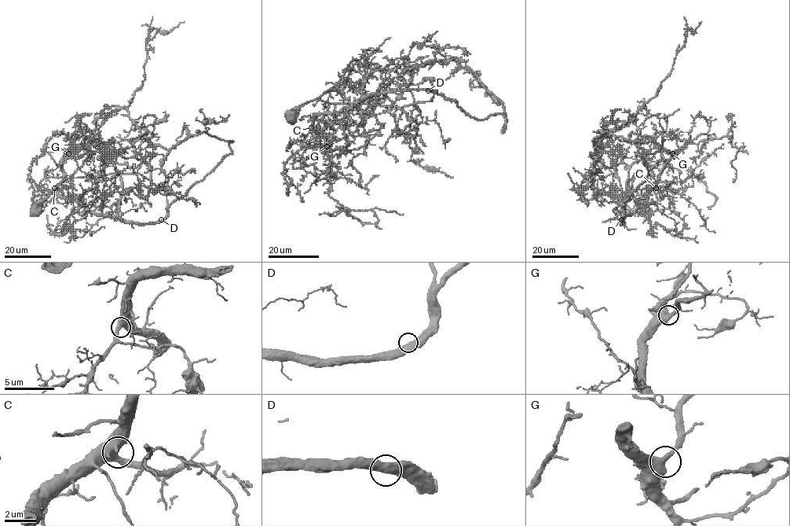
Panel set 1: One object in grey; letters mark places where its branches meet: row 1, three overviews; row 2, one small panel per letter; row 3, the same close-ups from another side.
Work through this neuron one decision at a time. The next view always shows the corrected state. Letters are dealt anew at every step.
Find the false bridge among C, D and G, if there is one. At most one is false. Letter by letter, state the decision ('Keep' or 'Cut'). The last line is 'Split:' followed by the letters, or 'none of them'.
C: Keep
D: Keep
G: Keep
Split: none of them

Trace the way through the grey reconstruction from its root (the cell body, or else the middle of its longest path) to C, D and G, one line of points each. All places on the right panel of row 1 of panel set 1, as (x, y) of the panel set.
C: (645, 211), (629, 185), (634, 173), (623, 202), (620, 222), (656, 188)
D: (645, 211), (629, 185), (634, 173), (637, 173), (623, 202), (624, 215), (621, 219)
G: (645, 211), (634, 196), (629, 182), (637, 173), (623, 202), (621, 223), (656, 184), (672, 153)

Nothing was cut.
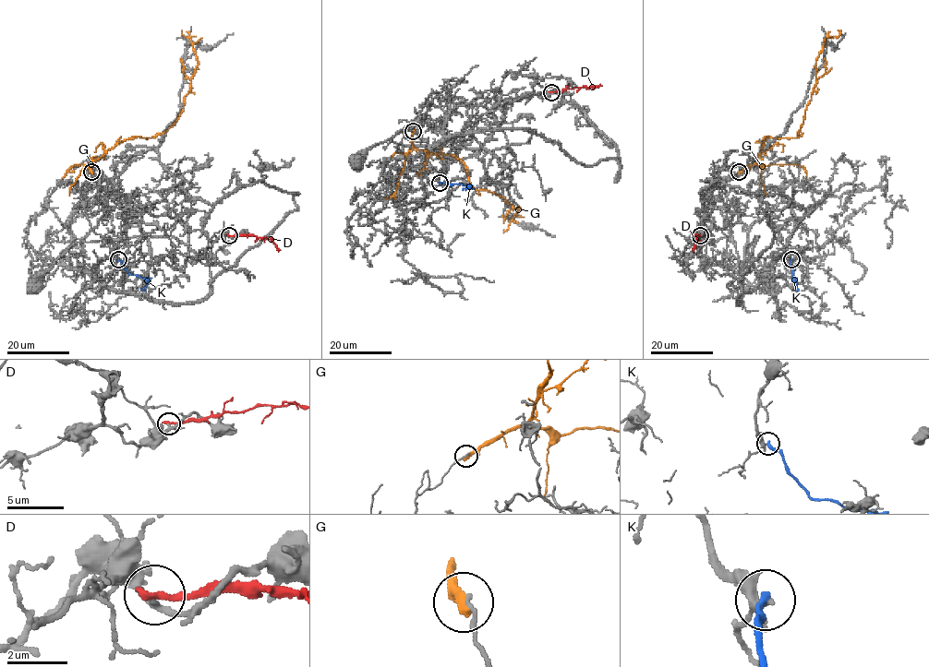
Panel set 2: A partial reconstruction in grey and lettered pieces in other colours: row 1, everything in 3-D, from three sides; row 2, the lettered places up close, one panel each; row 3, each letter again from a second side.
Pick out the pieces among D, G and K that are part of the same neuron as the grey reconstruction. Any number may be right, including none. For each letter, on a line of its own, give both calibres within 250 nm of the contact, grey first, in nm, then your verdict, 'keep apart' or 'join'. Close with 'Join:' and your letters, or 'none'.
D: 190/280 nm | keep apart
G: 130/300 nm | keep apart
K: 240/260 nm | keep apart
Join: none

